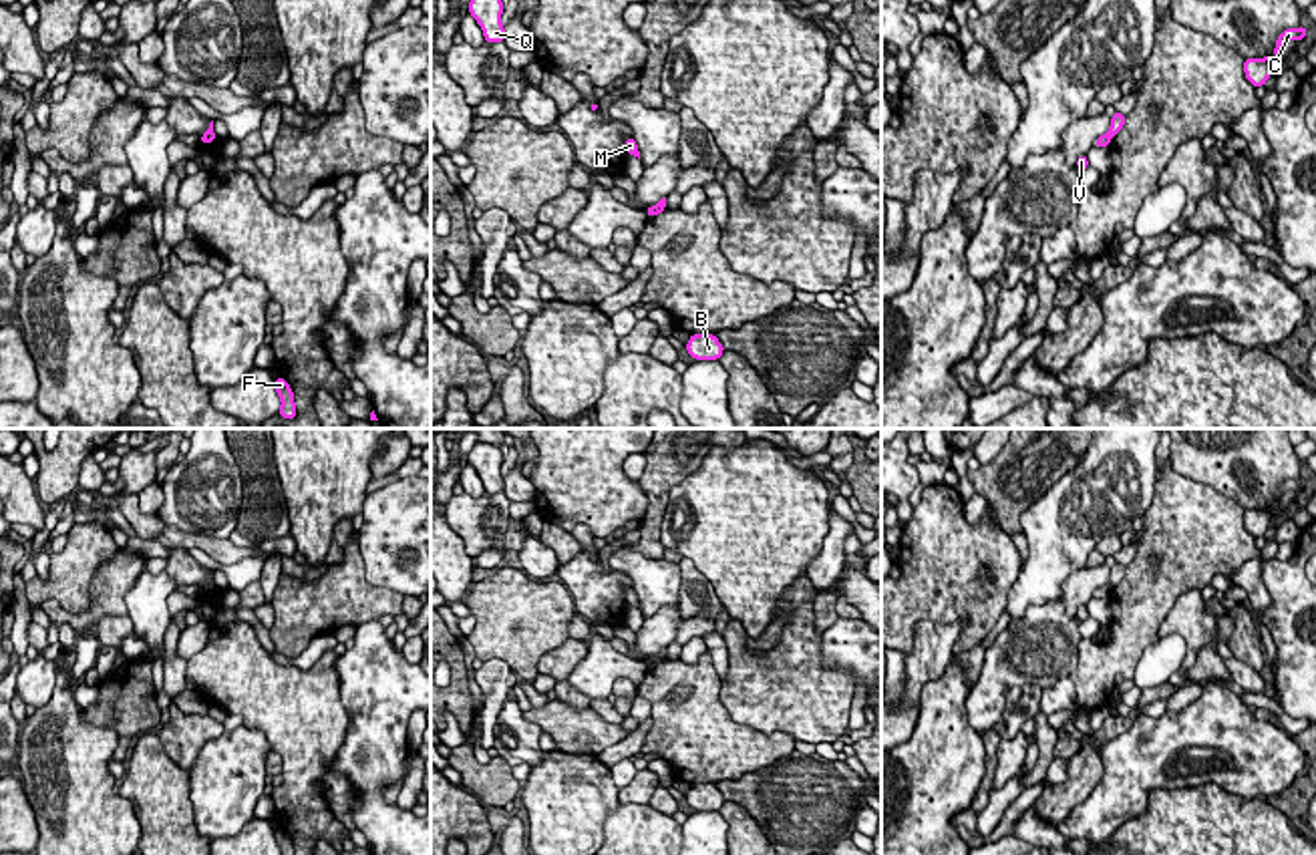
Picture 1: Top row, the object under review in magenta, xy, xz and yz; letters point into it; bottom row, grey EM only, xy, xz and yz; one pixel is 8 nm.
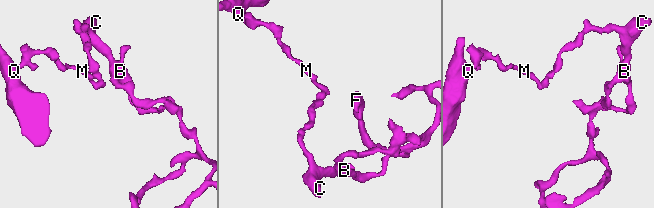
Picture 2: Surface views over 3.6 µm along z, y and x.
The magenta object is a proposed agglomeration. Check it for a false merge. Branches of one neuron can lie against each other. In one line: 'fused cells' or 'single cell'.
fused cells

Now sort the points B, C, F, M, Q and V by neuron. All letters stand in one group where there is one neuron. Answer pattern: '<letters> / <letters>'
B C F / M Q V

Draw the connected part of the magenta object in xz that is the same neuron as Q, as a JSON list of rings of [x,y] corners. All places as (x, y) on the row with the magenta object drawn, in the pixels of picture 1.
[[[471,0],[469,14],[477,20],[483,30],[485,42],[503,42],[505,28],[501,24],[503,14],[501,0]]]

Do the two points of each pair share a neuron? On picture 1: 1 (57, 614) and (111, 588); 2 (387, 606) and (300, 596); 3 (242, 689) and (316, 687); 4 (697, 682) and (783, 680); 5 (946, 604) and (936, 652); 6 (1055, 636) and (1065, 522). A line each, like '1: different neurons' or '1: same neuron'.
1: same neuron
2: same neuron
3: same neuron
4: different neurons
5: different neurons
6: different neurons

